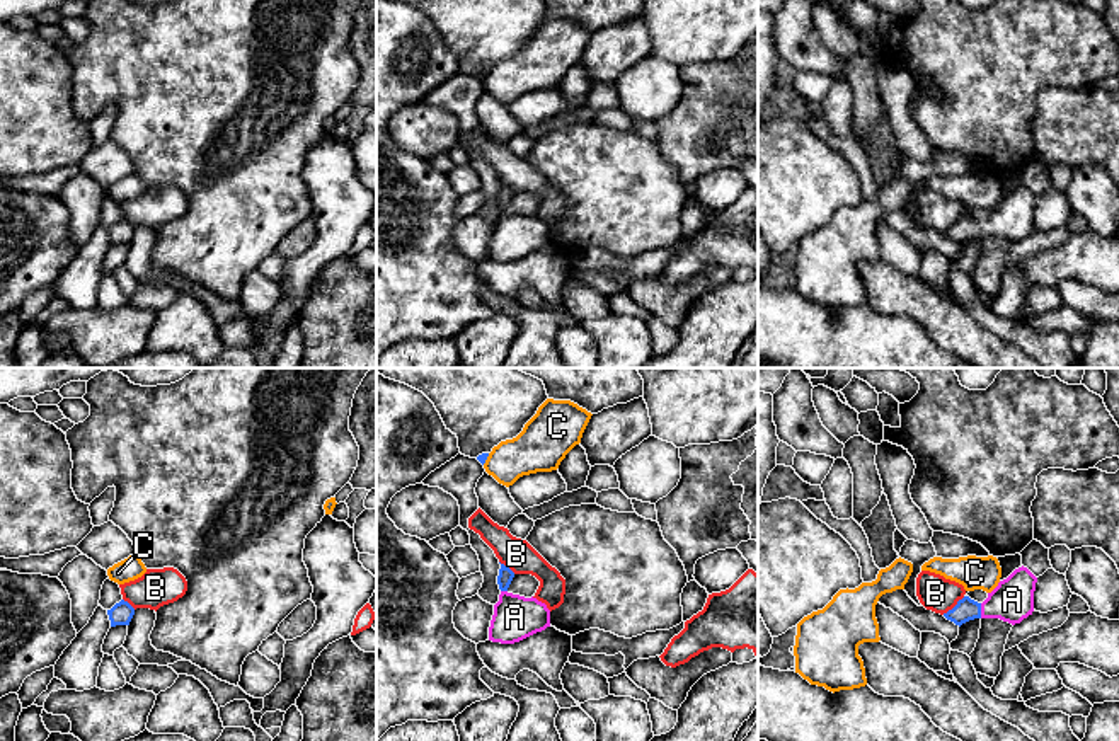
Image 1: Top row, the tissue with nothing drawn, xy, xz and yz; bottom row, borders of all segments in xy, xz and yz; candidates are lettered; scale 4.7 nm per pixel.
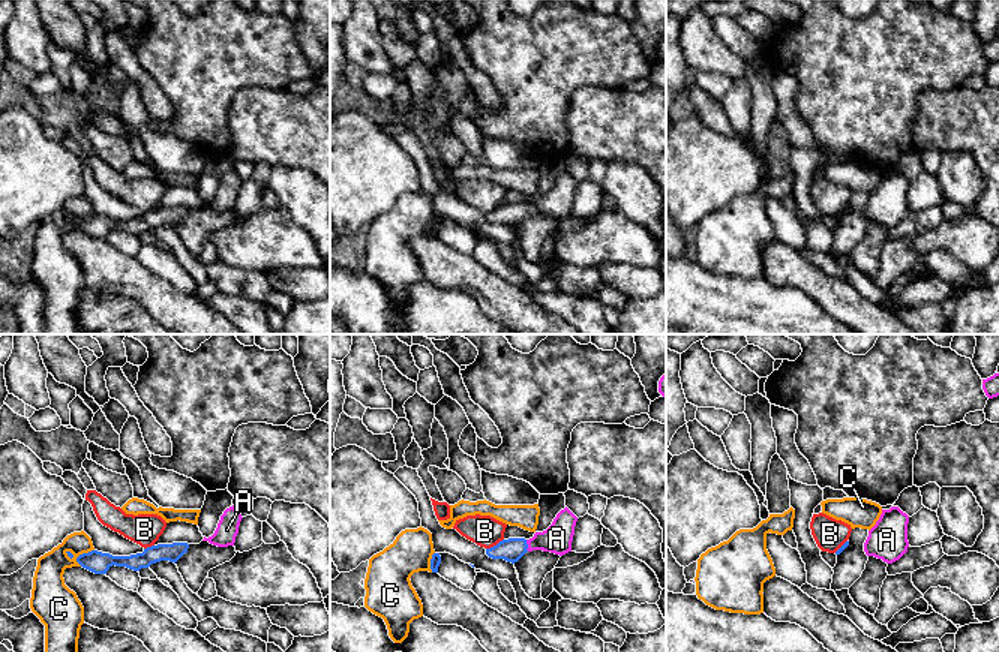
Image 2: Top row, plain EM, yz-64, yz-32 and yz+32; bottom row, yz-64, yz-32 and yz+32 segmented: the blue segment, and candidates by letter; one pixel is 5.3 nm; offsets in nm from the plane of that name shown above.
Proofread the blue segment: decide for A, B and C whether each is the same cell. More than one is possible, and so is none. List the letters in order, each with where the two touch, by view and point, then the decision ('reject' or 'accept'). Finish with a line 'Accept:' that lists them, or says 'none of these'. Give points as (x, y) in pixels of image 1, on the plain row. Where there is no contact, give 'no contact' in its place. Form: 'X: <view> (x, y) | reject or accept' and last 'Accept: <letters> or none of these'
A: yz (980, 229) | accept
B: yz (954, 225) | reject
C: xz (486, 77) | reject
Accept: A

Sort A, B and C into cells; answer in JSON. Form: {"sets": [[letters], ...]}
{"sets": [["A"], ["B"], ["C"]]}

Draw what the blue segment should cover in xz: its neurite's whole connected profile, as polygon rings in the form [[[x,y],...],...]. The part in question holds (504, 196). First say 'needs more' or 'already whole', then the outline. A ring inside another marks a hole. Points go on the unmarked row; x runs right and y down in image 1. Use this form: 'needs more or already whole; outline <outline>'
needs more; outline [[[501,182],[497,194],[501,213],[489,245],[492,261],[514,262],[550,245],[550,228],[545,221],[508,210],[513,196],[514,191]]]

